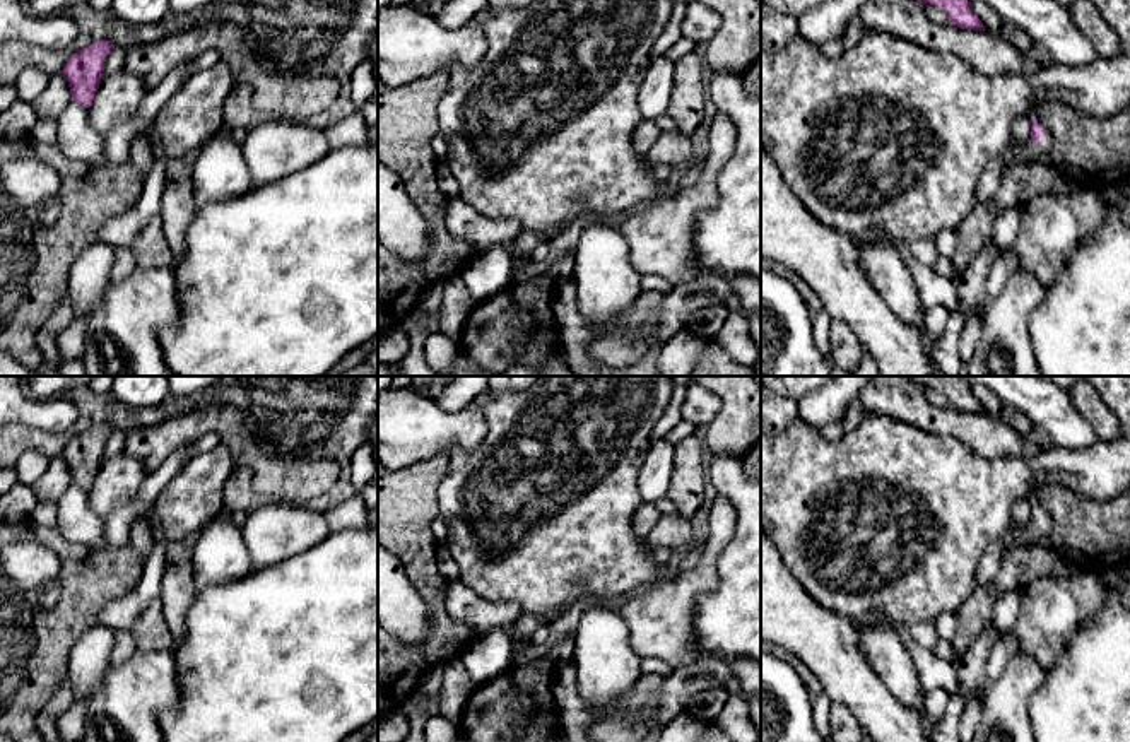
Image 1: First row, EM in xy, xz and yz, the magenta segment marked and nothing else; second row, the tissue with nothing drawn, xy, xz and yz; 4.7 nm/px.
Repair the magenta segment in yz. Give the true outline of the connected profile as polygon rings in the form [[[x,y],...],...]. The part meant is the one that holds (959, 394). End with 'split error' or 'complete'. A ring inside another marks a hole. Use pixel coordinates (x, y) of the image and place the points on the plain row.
[[[908,376],[916,385],[935,388],[942,392],[949,407],[968,412],[968,414],[986,414],[983,405],[978,402],[973,386],[968,385],[961,376]]]; complete

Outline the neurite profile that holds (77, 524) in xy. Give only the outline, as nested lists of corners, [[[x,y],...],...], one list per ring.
[[[72,484],[56,501],[56,530],[70,544],[79,544],[87,549],[109,549],[104,537],[104,518],[89,508],[87,491]]]

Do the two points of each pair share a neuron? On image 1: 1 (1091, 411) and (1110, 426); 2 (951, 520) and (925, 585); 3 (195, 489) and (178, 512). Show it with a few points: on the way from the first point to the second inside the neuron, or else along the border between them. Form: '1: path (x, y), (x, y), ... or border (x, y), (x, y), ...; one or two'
1: path (1096, 414), (1105, 423); one
2: path (942, 535), (939, 551), (925, 570); one
3: path (195, 494), (183, 506); one

